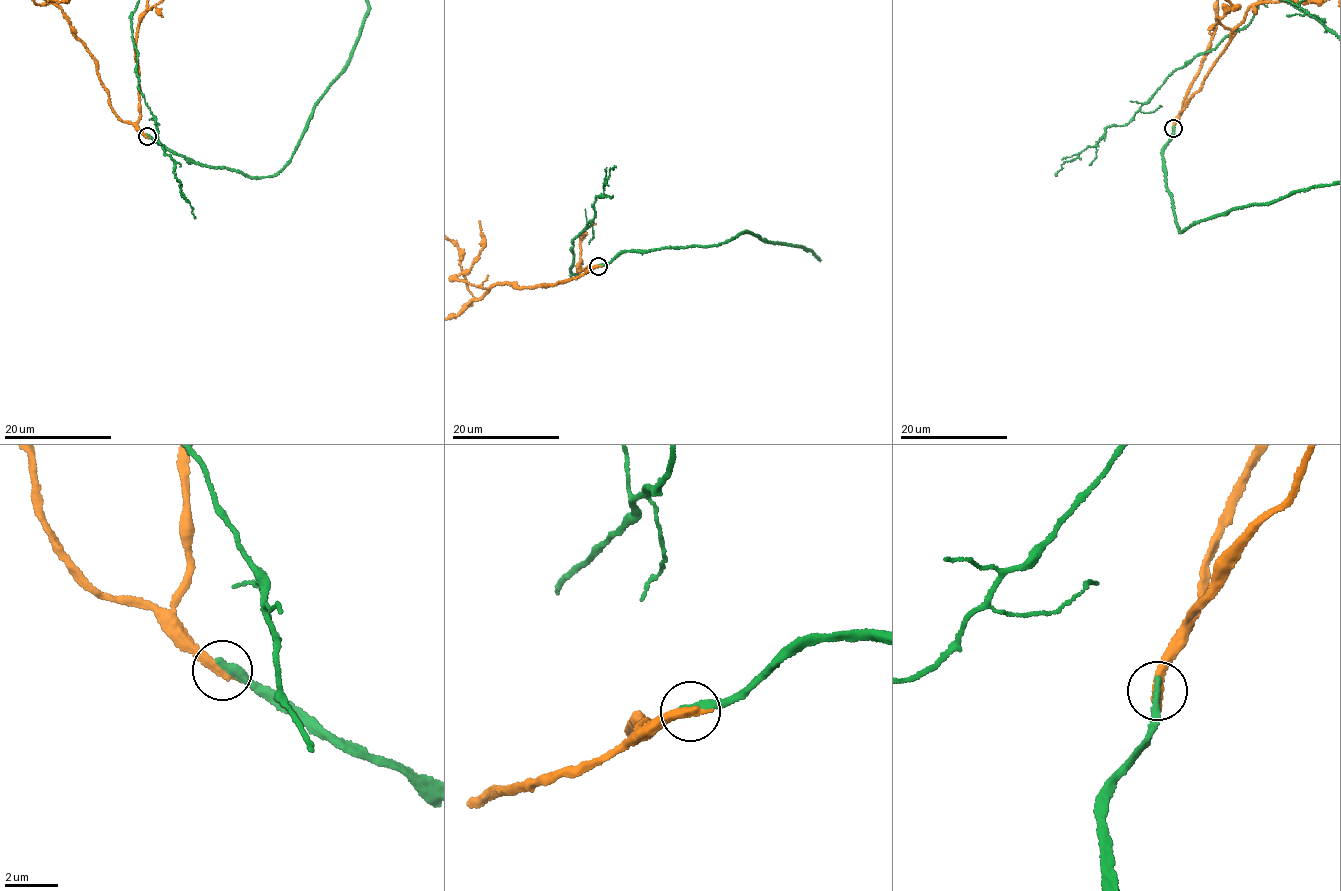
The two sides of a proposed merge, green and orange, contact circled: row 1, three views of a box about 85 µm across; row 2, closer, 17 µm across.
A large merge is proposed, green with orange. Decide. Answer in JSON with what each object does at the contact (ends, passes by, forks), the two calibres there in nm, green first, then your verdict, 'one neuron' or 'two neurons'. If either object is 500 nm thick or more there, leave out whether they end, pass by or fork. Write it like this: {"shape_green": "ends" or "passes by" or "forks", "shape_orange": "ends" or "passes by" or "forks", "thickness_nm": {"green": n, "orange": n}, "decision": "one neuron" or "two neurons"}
{"shape_green": "ends", "shape_orange": "ends", "thickness_nm": {"green": 320, "orange": 400}, "decision": "two neurons"}

